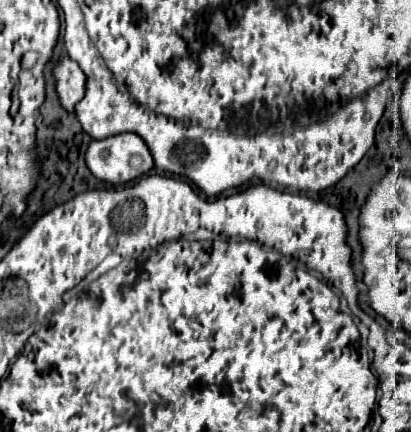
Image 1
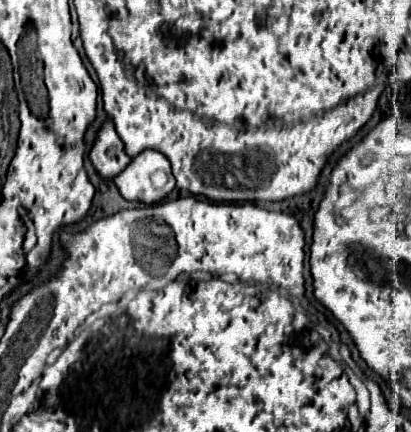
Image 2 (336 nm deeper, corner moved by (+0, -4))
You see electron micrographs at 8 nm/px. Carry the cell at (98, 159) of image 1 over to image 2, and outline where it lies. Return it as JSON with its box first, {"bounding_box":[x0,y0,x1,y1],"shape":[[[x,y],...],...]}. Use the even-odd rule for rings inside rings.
{"bounding_box":[114,149,174,203],"shape":[[[146,149],[138,153],[128,167],[114,177],[114,183],[120,191],[120,195],[128,201],[142,201],[142,203],[158,203],[164,199],[172,189],[174,189],[174,177],[170,171],[170,161],[162,157],[162,153],[154,149]],[[162,171],[164,173],[164,183],[162,187],[154,185],[152,175]]]}

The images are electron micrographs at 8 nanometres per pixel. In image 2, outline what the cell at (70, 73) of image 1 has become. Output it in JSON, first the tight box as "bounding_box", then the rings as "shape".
{"bounding_box":[90,119,130,179],"shape":[[[112,119],[102,123],[102,127],[98,129],[96,141],[90,151],[90,161],[94,163],[98,173],[106,179],[116,177],[118,171],[122,171],[130,163],[130,157],[124,151],[124,145],[114,129]]]}

